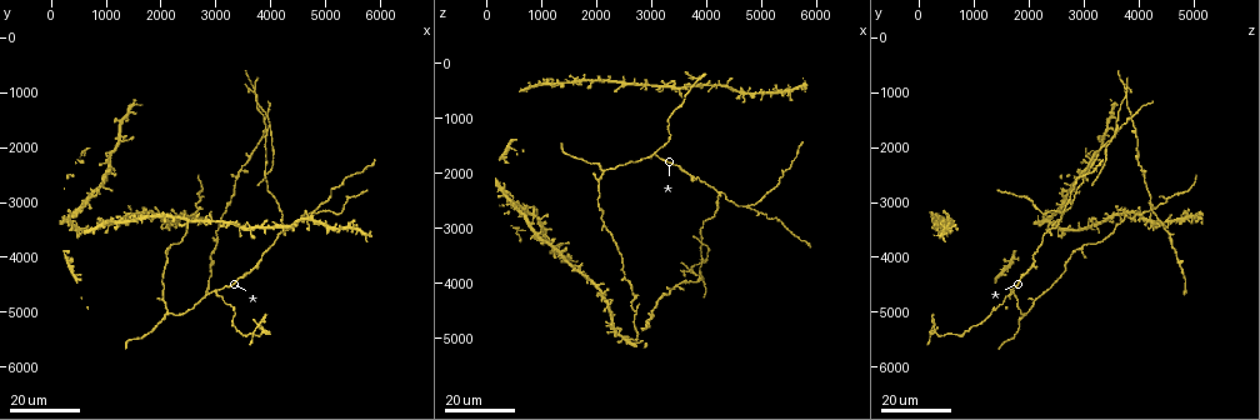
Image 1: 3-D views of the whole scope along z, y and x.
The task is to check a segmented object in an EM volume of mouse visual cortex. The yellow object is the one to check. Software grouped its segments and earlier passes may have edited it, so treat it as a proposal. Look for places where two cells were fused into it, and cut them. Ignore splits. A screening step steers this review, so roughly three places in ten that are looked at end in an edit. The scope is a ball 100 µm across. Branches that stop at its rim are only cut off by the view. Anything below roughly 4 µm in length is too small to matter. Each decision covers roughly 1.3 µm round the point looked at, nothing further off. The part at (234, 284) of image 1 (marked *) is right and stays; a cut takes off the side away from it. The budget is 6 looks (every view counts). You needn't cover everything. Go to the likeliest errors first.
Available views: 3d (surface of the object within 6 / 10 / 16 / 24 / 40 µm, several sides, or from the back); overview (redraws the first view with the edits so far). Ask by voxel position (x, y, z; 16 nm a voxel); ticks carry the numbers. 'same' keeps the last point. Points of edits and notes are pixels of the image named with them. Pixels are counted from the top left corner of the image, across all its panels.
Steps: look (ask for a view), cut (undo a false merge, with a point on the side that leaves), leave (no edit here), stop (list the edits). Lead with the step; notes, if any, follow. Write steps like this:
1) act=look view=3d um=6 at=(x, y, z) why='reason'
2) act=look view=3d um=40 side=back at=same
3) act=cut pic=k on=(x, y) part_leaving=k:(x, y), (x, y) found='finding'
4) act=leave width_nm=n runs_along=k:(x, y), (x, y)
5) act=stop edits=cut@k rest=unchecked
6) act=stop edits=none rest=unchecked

act=look view=3d um=16 at=(3000, 4700, 1650) why='three arms meet'

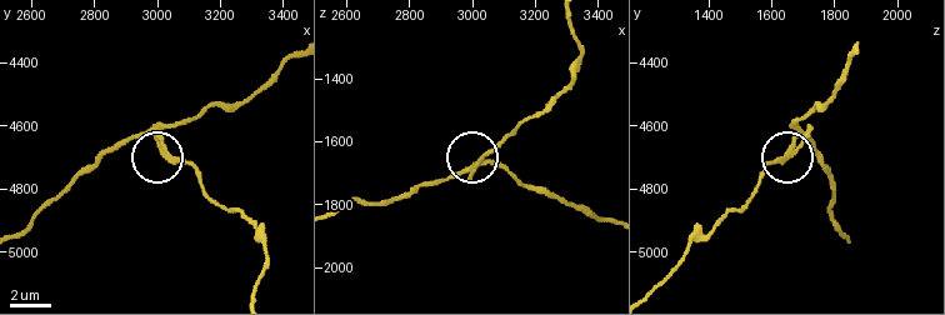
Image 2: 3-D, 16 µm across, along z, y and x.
act=look view=3d um=10 at=(2990, 4640, 1700)

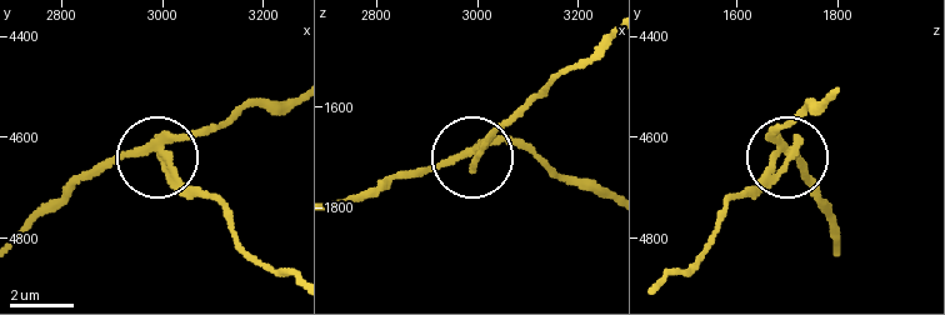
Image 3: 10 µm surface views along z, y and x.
act=cut pic=3 on=(188, 188) side_arm_um=43 part_leaving=3:(168, 155), (245, 250), (294, 276) found='two cells meet here'

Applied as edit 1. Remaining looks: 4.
act=look view=3d um=24 at=(1250, 1900, 3350) why='four-way junction'

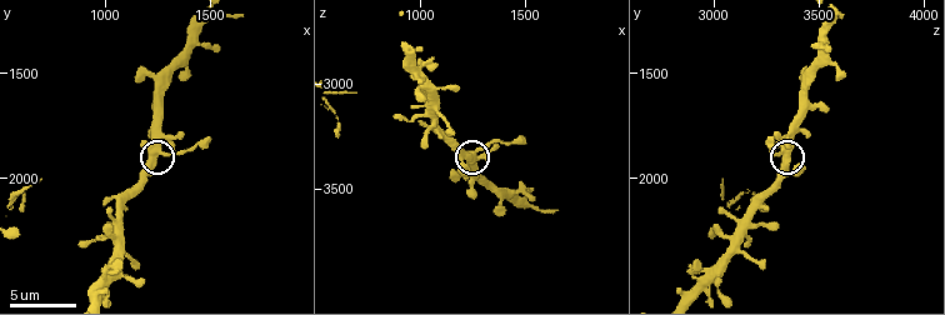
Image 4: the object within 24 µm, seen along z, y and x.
act=look view=3d um=6 at=(1260, 1860, 3340)

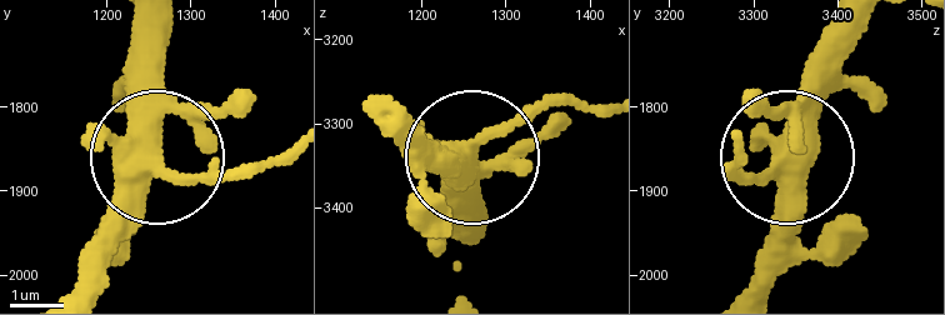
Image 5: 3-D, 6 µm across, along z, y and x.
act=leave width_nm=390 runs_along=5:(750, 281), (781, 174), (728, 160) found='all the same cell'

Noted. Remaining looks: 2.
act=look view=3d um=16 at=(2500, 3300, 3750) why='abrupt turn'

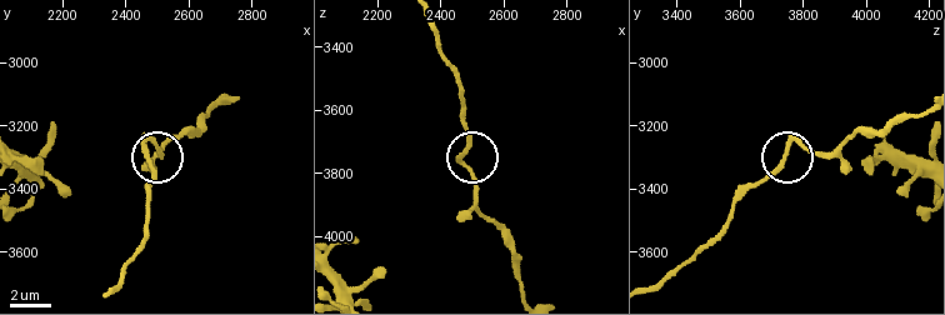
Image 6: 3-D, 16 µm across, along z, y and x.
act=look view=3d um=10 at=(2470, 3260, 3750) why='closer look'

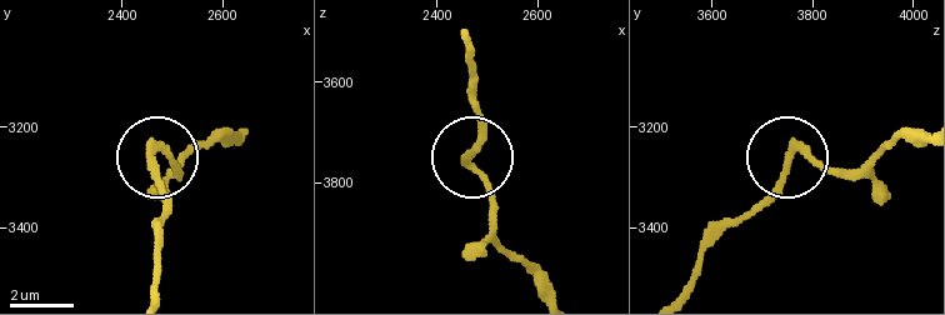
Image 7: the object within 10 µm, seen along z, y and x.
act=cut pic=7 on=(179, 173) width_nm=240 found='two cells meet here'

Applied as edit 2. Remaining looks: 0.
act=stop edits=cut@3,cut@7 rest=unchecked

